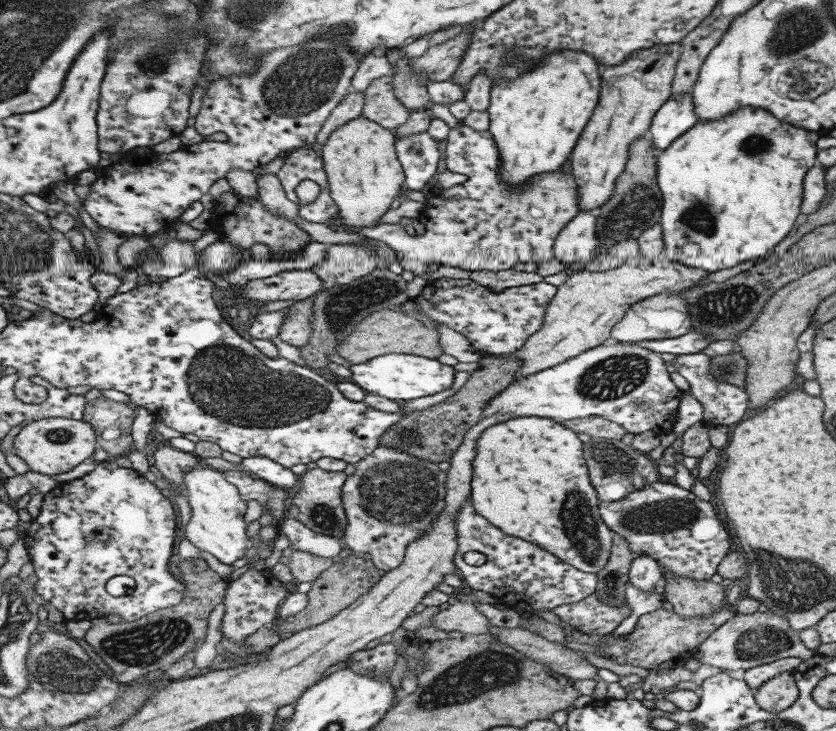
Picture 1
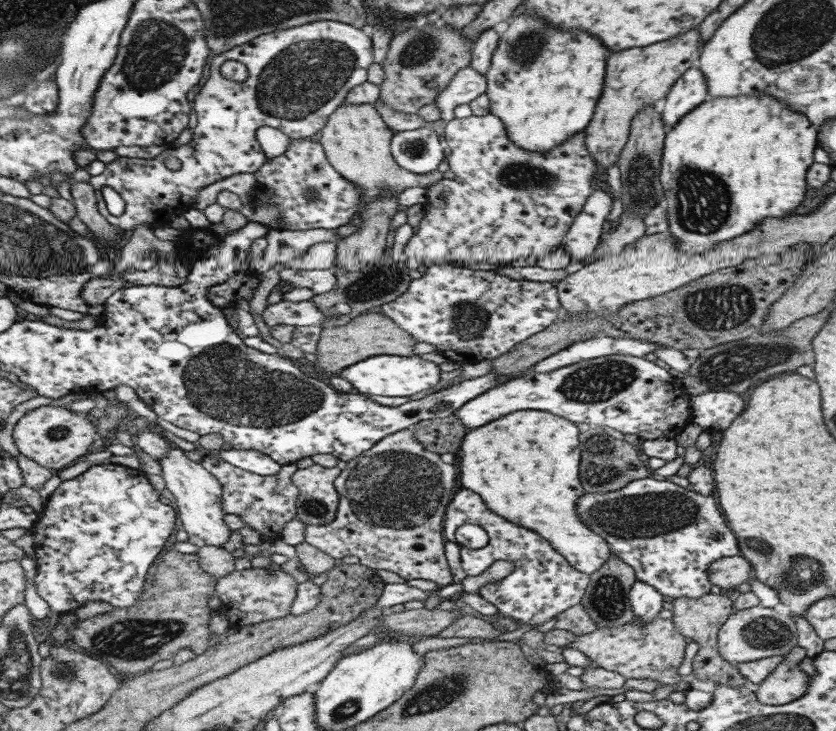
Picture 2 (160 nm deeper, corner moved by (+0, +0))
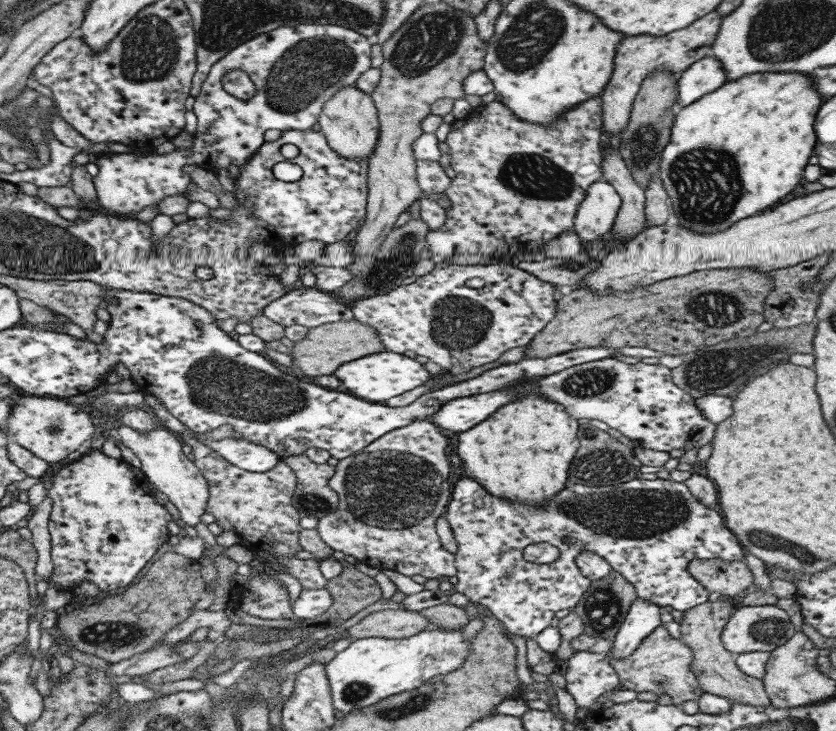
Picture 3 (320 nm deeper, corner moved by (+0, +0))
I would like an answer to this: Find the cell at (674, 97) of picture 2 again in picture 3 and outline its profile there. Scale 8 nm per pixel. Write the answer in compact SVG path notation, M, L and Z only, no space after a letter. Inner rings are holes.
M713 55L696 60L676 81L676 108L691 104L705 93L719 88L725 81L725 74Z

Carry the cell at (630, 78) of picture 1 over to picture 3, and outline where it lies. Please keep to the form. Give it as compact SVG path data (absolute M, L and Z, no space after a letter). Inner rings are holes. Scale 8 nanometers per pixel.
M712 11L697 18L690 26L665 36L649 38L649 36L635 36L623 38L619 48L616 48L613 59L612 74L601 93L602 128L607 137L617 136L626 128L634 96L637 94L641 81L651 72L682 73L696 60L712 55L711 45L718 27L724 16Z

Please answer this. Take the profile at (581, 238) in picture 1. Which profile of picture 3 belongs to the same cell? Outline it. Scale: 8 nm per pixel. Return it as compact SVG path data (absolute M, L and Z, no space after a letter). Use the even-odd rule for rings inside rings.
M592 182L573 216L572 229L580 240L596 239L612 229L619 205L620 196L608 182Z

